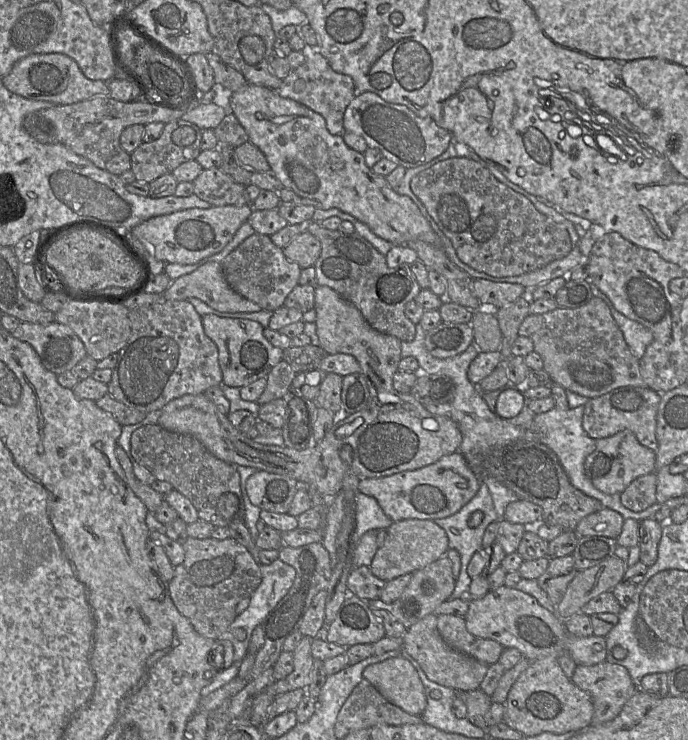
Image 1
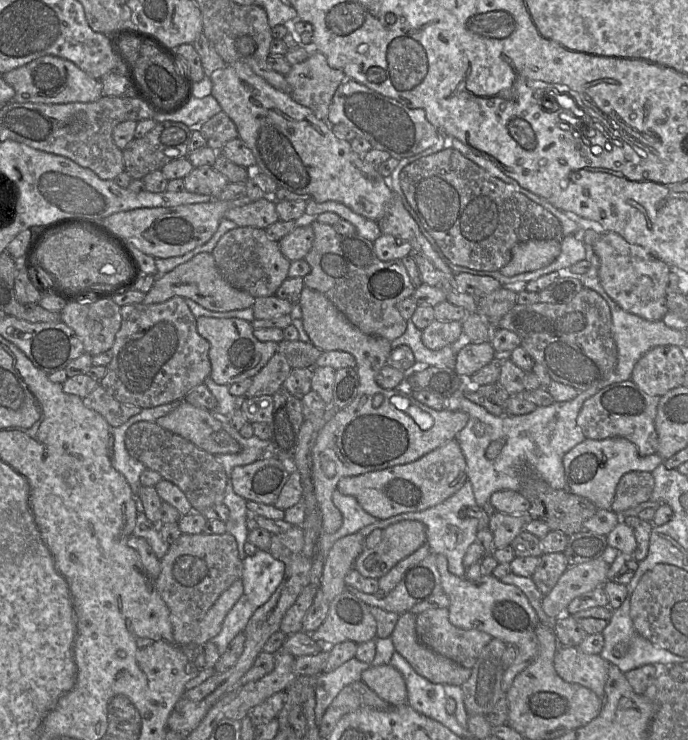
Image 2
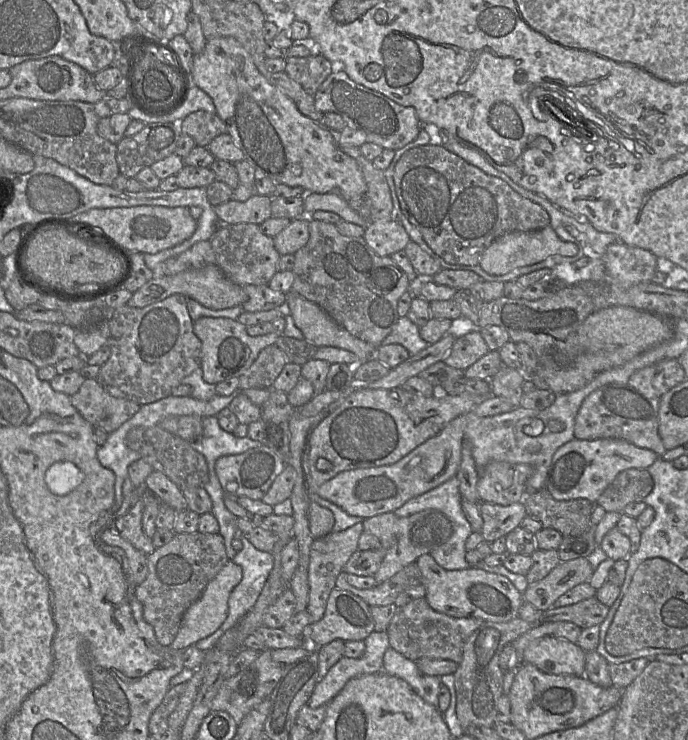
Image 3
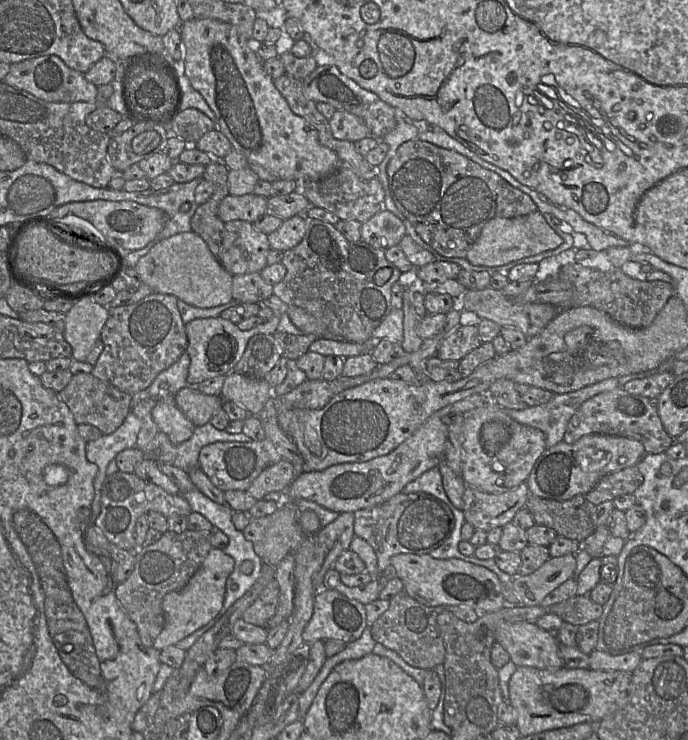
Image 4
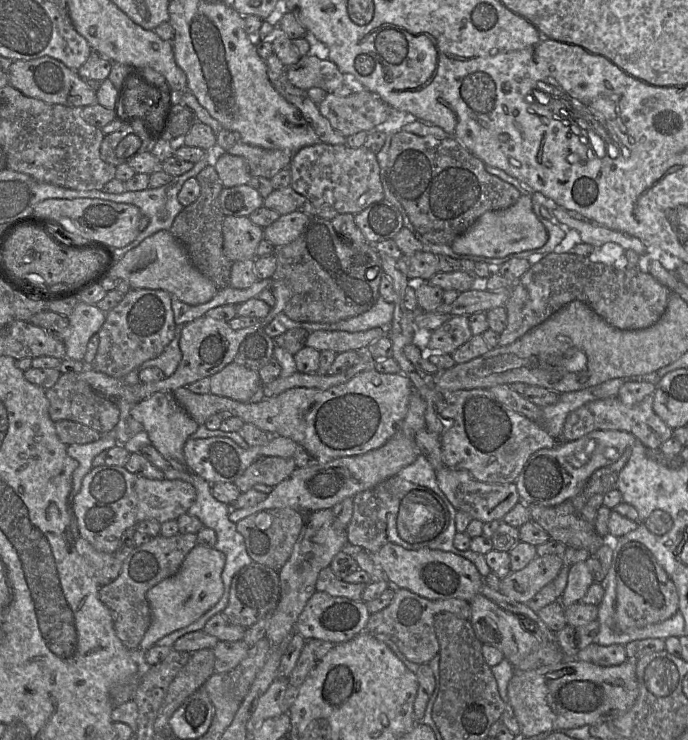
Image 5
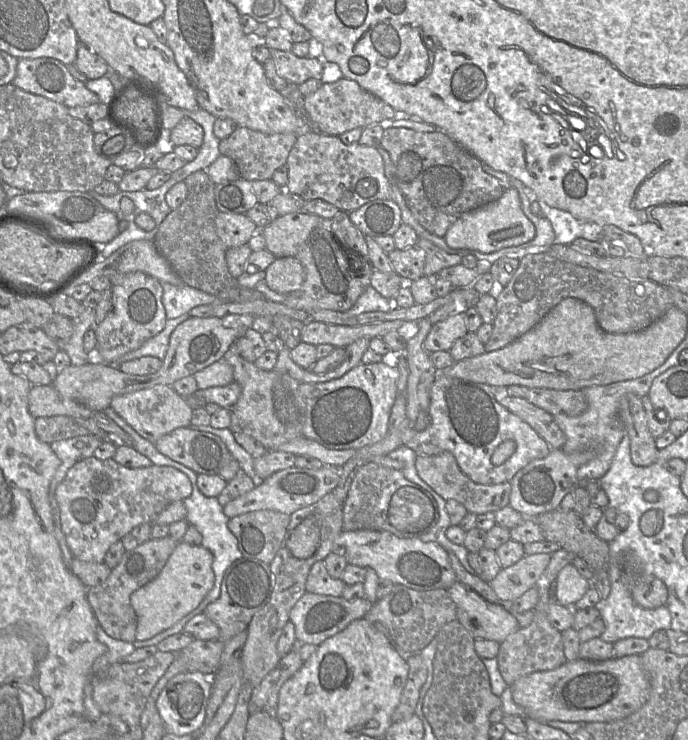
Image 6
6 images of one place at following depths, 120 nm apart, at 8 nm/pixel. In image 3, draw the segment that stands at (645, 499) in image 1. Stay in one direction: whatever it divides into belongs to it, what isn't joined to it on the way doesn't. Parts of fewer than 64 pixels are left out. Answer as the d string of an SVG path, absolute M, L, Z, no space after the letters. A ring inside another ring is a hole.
M630 468L620 472L612 483L598 498L596 505L603 507L606 512L622 513L624 508L632 502L643 502L654 486L653 478L647 469Z

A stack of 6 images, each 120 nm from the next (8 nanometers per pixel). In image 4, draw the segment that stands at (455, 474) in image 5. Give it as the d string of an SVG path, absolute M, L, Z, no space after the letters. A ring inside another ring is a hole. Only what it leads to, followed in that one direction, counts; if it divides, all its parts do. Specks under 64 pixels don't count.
M525 483L500 494L487 493L466 486L461 511L465 520L475 529L488 532L511 523L515 514L525 508L529 497L530 493Z

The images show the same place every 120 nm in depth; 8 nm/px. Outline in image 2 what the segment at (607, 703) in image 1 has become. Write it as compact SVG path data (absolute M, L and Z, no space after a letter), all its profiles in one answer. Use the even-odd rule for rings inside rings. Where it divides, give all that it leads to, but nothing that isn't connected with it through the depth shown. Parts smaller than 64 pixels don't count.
M559 646L554 657L554 668L562 679L589 688L602 700L609 666L600 655L586 654L575 646Z

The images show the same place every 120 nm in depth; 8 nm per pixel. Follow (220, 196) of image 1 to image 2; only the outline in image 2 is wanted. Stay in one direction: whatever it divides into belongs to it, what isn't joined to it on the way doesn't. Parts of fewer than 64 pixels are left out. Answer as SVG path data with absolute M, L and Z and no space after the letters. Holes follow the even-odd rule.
M197 167L183 178L185 191L209 195L218 199L219 194L229 183L227 178L213 167Z

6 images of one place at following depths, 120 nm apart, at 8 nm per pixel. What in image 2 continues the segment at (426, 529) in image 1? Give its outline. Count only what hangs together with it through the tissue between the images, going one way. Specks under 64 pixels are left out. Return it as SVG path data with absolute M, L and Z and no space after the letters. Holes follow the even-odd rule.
M402 520L383 530L383 538L373 549L364 549L353 569L367 578L379 579L399 561L427 543L426 527L414 520Z

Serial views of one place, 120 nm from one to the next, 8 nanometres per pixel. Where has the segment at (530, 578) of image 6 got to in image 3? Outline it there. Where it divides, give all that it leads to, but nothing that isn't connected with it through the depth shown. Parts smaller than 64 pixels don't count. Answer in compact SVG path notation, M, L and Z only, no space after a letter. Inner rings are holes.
M587 558L560 562L545 578L528 585L522 594L524 601L540 611L546 611L568 590L589 582L594 570Z

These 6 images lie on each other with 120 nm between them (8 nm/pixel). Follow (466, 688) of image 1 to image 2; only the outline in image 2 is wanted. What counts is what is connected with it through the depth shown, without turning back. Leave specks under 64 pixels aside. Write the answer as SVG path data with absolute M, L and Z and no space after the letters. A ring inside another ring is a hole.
M406 612L400 615L391 639L395 651L401 654L414 670L427 680L438 684L461 686L471 669L446 658L422 644L416 634L416 615Z

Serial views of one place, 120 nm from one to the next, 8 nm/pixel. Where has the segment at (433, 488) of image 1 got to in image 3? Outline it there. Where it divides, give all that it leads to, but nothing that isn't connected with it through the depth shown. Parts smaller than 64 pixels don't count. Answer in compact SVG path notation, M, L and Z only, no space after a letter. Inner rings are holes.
M466 414L450 421L436 436L428 439L394 464L346 470L323 483L317 495L350 515L368 518L393 512L408 500L455 477L461 462L466 430Z

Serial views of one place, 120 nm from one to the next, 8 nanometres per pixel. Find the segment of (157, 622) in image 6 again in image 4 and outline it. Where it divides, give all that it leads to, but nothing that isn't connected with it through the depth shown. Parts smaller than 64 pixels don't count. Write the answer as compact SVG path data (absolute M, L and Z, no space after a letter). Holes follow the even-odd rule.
M211 549L187 585L179 591L168 593L164 597L162 608L165 616L165 625L152 647L160 651L167 646L175 646L180 640L211 621L223 607L226 581L234 566L235 561L231 556L224 553L221 549Z

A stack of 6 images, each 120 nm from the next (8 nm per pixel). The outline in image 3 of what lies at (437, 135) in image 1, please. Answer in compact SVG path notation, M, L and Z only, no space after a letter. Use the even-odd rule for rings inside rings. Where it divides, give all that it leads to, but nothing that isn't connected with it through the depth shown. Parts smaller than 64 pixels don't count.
M344 71L332 72L313 97L318 111L323 114L339 114L346 126L364 132L367 142L383 149L396 151L413 142L421 130L421 122L413 107L402 106L387 96L354 82Z

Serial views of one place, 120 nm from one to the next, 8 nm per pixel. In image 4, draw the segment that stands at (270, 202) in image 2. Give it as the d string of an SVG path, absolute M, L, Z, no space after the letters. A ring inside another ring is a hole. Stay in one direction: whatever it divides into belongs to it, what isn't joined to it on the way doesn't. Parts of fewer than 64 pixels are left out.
M254 193L242 196L228 194L219 204L218 216L227 223L243 220L254 223L266 214L267 198Z

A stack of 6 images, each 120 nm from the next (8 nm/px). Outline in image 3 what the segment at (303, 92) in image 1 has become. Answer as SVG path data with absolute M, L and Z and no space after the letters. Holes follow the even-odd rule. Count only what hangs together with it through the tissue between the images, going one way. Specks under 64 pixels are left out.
M322 54L286 58L285 73L314 96L332 73L332 64Z

